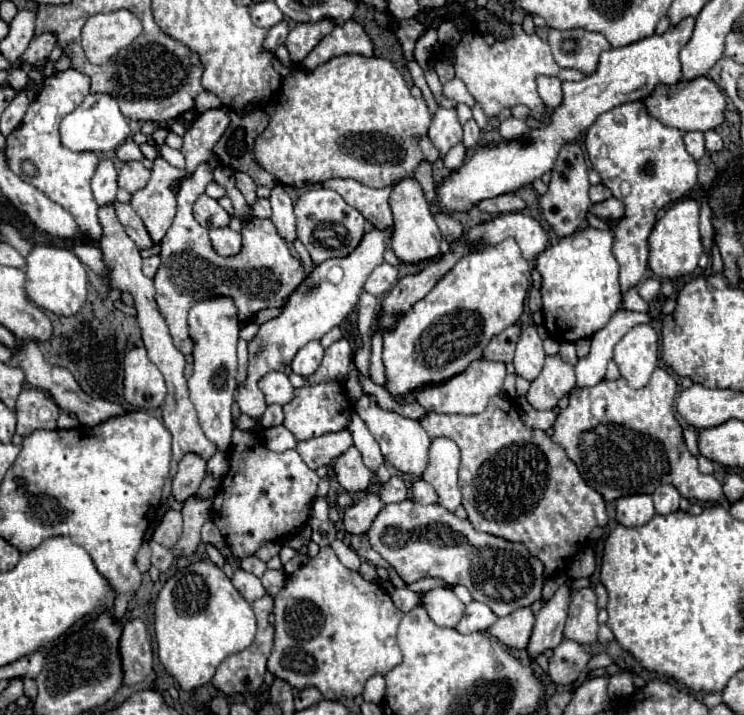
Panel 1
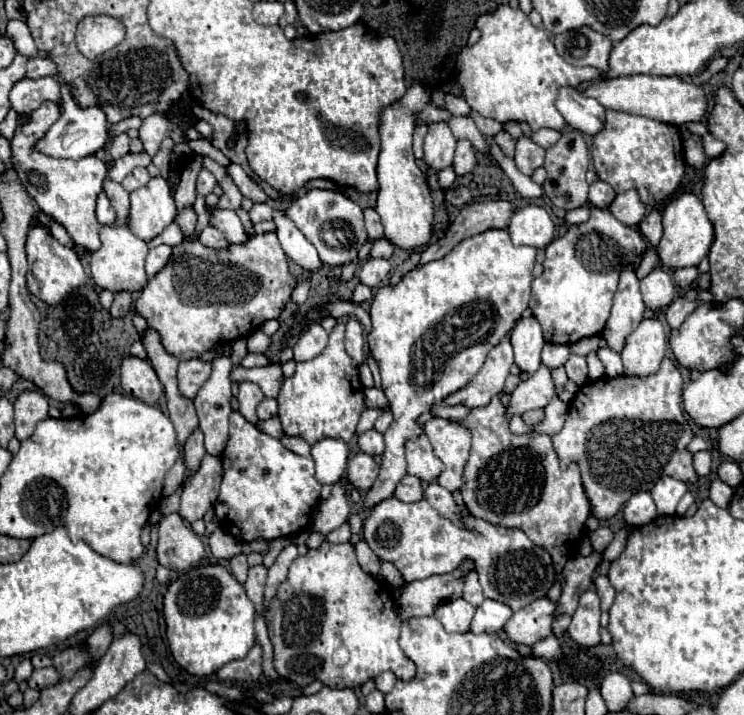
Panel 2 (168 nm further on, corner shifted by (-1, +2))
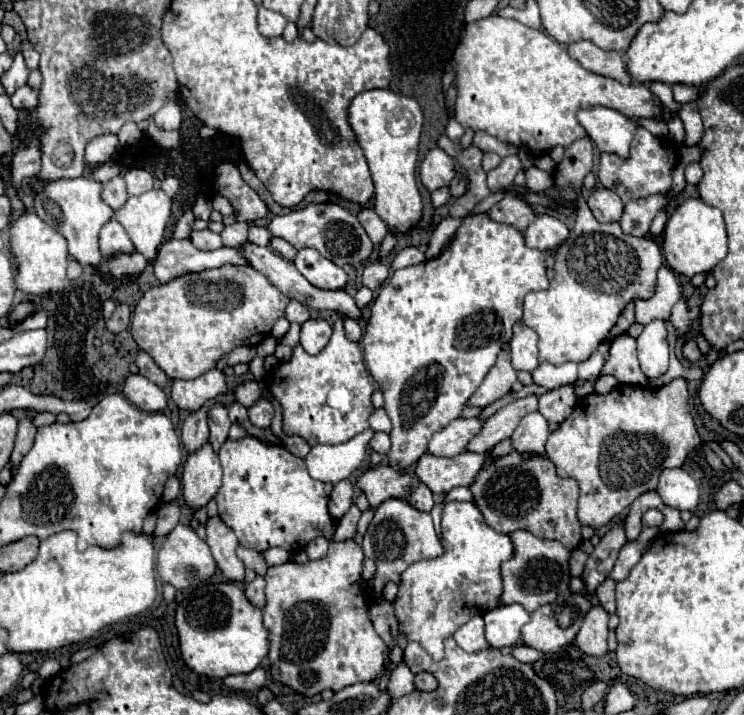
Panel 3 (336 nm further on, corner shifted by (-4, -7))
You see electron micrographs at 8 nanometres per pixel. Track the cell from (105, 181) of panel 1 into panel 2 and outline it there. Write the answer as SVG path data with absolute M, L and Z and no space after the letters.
M104 191L98 195L96 215L98 215L98 221L100 221L102 225L112 225L112 223L116 223L116 213L114 213L114 209L112 209L112 205L110 205L108 195L104 195Z

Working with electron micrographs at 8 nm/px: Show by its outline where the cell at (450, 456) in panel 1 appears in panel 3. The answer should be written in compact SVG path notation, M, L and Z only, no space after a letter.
M457 418L431 438L429 452L445 458L463 454L467 442L481 430L481 426L483 422L479 418Z

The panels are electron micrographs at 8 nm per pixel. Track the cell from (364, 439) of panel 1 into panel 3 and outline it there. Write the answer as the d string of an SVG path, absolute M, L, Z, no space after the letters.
M375 432L375 436L371 438L369 446L379 452L379 454L387 454L389 452L389 446L391 446L391 440L389 440L389 434L385 432Z

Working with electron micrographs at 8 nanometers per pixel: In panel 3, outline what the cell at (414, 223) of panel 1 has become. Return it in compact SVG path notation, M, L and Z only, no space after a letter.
M391 90L359 92L349 104L349 124L363 148L375 184L375 212L395 234L405 234L421 218L423 202L415 182L417 146L423 126L423 112L415 98Z

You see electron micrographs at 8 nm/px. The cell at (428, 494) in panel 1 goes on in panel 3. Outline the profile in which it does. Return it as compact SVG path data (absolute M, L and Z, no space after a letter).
M473 502L445 504L441 544L441 556L415 562L403 572L397 598L393 600L399 634L421 644L433 660L443 660L443 640L453 636L467 620L501 606L501 564L513 556L511 538L487 526L483 514Z

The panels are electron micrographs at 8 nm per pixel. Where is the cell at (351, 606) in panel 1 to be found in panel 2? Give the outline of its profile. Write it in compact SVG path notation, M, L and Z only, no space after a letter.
M324 541L320 547L298 557L290 565L288 579L280 585L278 595L272 599L266 611L266 625L274 645L274 669L280 677L296 683L298 687L306 687L312 681L322 681L332 689L358 689L388 669L404 681L412 679L416 673L414 663L398 647L402 619L390 589L362 571L350 543L334 545Z

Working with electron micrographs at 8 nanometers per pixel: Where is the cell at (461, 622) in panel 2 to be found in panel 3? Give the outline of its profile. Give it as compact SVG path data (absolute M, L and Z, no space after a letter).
M475 616L467 624L463 624L453 634L453 638L467 652L479 652L479 650L489 648L487 640L485 640L485 628L483 628L483 618L481 616Z

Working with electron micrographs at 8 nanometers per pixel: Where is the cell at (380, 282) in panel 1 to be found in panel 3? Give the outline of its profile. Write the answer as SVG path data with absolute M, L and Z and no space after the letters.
M381 262L371 264L371 266L367 266L363 270L363 286L367 286L369 290L377 290L377 288L383 286L387 276L389 276L389 272L387 272L387 268Z

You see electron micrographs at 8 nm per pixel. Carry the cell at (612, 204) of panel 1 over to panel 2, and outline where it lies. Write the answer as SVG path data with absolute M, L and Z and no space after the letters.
M634 189L616 195L616 199L608 207L608 211L612 211L612 215L616 219L620 219L624 225L630 225L630 227L638 225L646 215L646 207Z

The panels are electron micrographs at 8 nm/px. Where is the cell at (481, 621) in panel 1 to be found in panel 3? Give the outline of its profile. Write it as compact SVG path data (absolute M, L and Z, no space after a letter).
M509 604L487 612L483 618L487 642L493 648L507 648L521 640L521 628L531 620L531 614L521 604Z

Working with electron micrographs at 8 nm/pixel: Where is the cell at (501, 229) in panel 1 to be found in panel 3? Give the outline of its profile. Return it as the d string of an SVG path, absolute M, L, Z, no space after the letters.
M537 216L537 220L525 230L525 244L537 250L551 250L565 242L569 236L569 228L557 216Z

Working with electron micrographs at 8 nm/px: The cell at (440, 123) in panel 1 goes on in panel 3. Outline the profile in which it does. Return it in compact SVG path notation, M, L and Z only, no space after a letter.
M441 148L429 150L425 160L421 162L421 168L419 168L421 184L429 192L435 192L435 190L439 190L443 186L449 186L453 176L455 176L453 160Z

